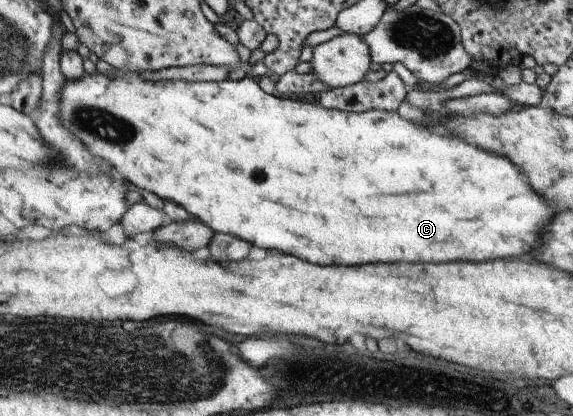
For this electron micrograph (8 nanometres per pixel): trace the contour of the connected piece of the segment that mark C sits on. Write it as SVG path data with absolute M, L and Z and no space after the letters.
M114 71L113 77L100 72L85 74L62 83L58 91L58 119L71 132L87 153L107 162L116 175L125 183L139 187L143 191L155 193L161 199L169 199L181 205L187 213L201 219L213 231L235 235L251 245L277 249L309 263L319 265L363 265L363 263L445 263L445 261L485 261L485 259L505 259L523 255L533 239L539 241L539 231L547 225L553 213L543 205L543 201L529 189L529 185L519 177L519 171L503 157L481 151L467 143L461 143L443 133L431 133L427 129L417 129L412 122L399 118L396 112L367 110L361 113L330 110L319 104L306 103L287 97L275 97L261 90L249 75L241 80L214 82L188 82L183 80L157 80L142 78L138 72L131 74Z

